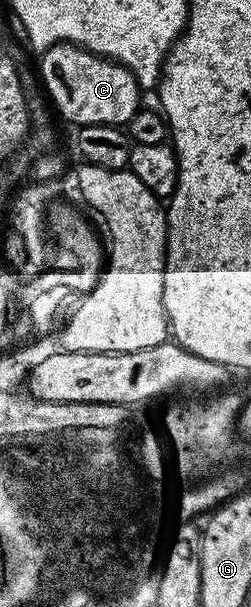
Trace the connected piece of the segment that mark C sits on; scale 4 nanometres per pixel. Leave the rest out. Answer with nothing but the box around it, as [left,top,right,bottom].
[39,42,143,127]

